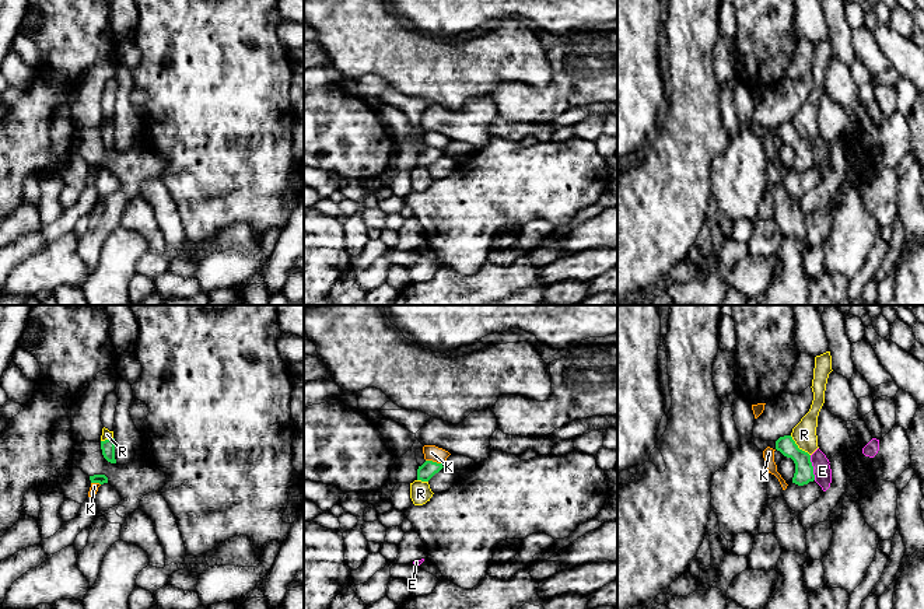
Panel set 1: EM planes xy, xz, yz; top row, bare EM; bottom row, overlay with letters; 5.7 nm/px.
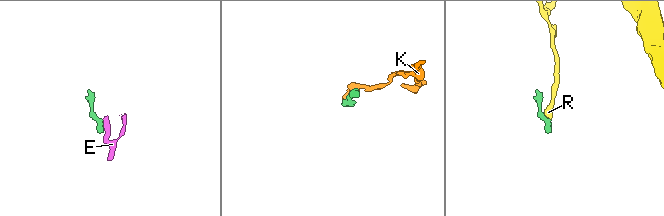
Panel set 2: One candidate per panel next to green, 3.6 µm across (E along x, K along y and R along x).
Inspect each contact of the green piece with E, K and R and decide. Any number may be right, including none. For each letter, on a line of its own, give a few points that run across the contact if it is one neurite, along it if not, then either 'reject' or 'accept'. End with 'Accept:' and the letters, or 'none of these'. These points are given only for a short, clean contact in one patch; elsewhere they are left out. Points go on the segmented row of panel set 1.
E: yz (809, 455), (815, 479) | reject
K: reject
R: yz (790, 436), (809, 455) | reject
Accept: none of these

